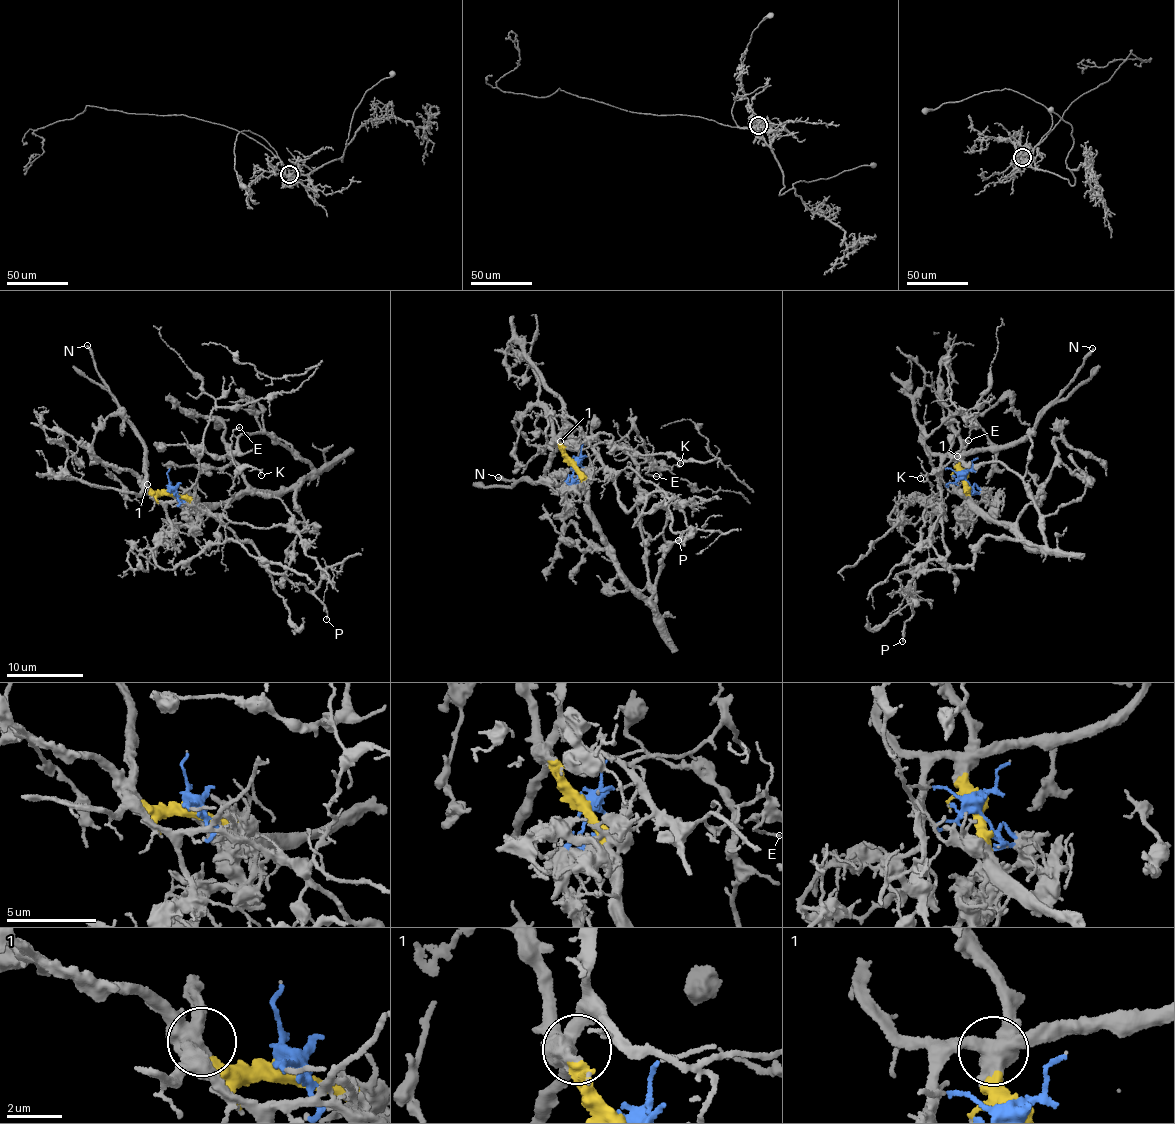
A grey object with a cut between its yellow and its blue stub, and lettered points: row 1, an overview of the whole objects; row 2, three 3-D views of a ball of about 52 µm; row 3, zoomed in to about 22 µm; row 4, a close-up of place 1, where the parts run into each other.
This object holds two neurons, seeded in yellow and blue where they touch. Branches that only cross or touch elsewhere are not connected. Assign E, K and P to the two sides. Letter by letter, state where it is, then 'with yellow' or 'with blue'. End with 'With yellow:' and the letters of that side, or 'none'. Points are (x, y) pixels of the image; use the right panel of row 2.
E: (968, 440) | with blue
K: (920, 478) | with blue
P: (902, 641) | with blue
With yellow: none

